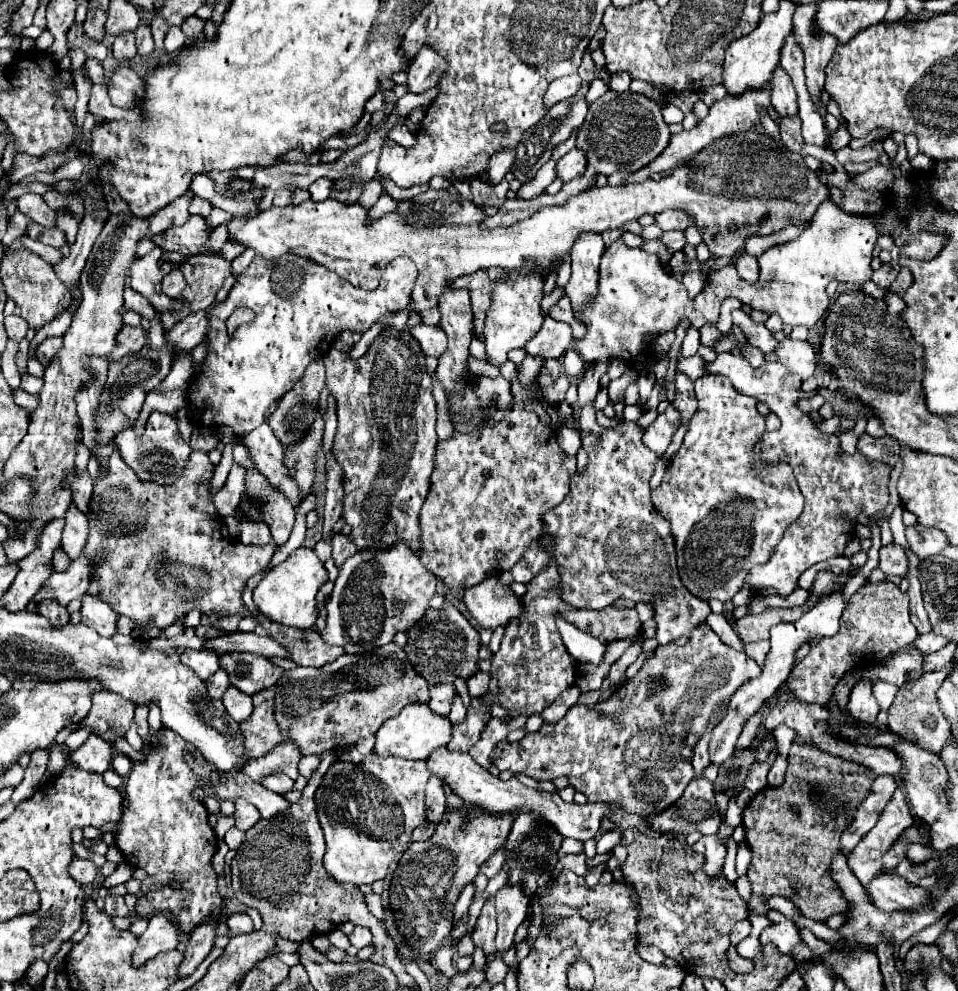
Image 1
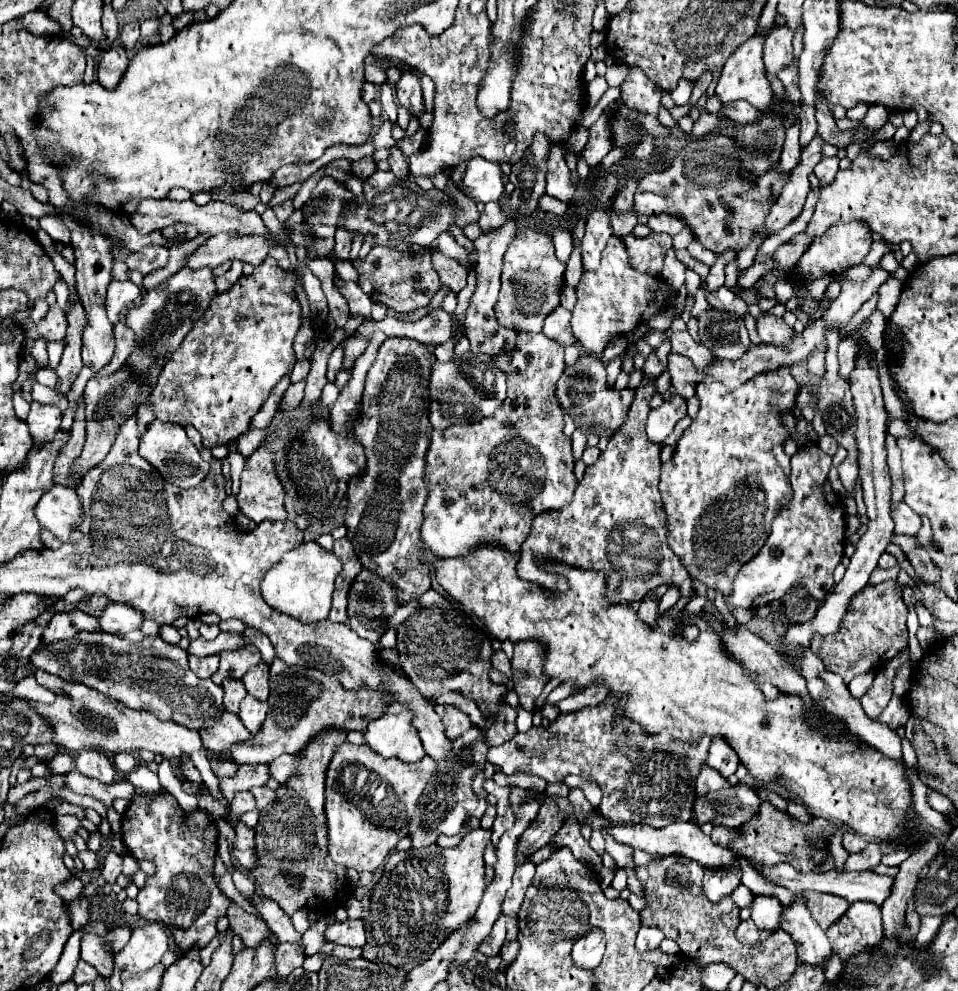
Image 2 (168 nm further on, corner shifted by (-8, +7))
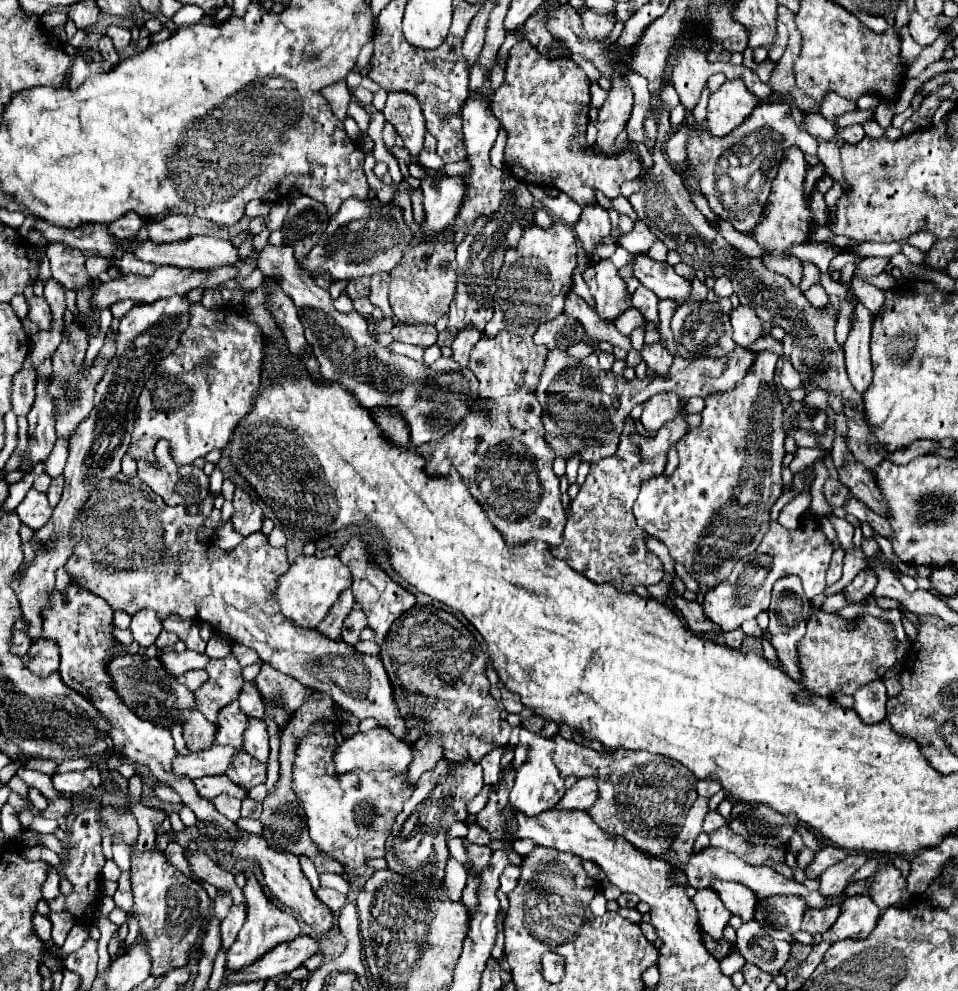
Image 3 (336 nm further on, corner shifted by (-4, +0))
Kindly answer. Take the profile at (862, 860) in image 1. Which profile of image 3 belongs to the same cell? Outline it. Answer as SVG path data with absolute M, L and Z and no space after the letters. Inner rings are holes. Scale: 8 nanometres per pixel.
M850 853L844 861L828 867L822 875L820 875L820 895L838 895L840 891L846 889L848 879L868 861L868 858L860 853Z

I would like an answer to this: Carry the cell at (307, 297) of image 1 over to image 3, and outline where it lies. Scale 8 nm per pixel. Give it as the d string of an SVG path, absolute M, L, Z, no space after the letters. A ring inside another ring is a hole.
M200 303L192 305L190 325L180 337L180 347L158 363L144 385L136 405L132 443L128 447L128 455L134 461L142 459L148 465L156 465L154 447L160 439L166 439L176 463L194 463L194 459L206 457L212 449L224 449L240 419L252 409L260 385L264 335L258 325L244 321L244 317L226 317L224 311L220 325L216 321L218 317L216 311L204 309Z

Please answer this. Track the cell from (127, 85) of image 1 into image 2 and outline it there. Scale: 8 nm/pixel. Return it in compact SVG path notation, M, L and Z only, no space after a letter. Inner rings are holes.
M112 46L106 52L102 52L102 60L98 66L98 82L104 88L116 88L120 84L130 60L126 56L126 50L122 46Z

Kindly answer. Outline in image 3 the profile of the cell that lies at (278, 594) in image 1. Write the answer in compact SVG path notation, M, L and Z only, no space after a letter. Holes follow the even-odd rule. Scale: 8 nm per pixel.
M300 555L296 561L290 565L290 569L278 579L278 589L276 589L276 599L280 603L282 613L296 623L298 627L308 627L314 629L330 611L330 607L336 603L340 593L352 585L350 571L348 567L338 559L338 557L306 557Z

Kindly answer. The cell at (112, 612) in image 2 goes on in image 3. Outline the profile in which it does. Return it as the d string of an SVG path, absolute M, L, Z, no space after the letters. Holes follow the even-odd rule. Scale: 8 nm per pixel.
M138 611L132 617L132 635L134 641L138 641L142 647L150 647L156 637L162 633L162 623L156 619L156 611Z

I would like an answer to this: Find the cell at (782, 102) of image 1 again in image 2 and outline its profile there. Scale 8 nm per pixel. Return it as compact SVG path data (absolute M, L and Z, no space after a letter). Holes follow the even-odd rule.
M776 26L764 42L764 64L766 70L776 76L780 70L792 64L794 48L792 48L792 30L786 26Z

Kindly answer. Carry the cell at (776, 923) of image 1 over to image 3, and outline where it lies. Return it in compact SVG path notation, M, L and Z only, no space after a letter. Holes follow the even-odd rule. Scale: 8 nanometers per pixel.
M712 883L710 889L714 889L720 895L724 907L732 915L738 915L742 921L752 919L758 899L752 891L748 891L748 887L744 887L740 883Z

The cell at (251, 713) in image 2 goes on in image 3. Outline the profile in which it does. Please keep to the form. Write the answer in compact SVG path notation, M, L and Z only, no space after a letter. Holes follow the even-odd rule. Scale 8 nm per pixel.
M250 719L250 727L244 733L244 751L264 765L268 763L268 755L270 755L268 733L266 733L266 725L260 723L258 719Z

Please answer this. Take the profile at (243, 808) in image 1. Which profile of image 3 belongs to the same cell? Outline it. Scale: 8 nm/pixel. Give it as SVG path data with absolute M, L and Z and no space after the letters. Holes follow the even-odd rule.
M218 795L212 799L212 805L216 807L216 811L224 813L234 823L240 819L240 799L234 799L230 795Z

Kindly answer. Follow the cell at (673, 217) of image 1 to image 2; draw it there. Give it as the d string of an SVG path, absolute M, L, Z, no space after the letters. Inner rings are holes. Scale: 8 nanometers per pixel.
M656 214L656 216L650 216L648 220L648 226L652 228L652 232L666 232L666 234L678 234L686 224L684 220L680 220L678 216L672 216L672 214Z

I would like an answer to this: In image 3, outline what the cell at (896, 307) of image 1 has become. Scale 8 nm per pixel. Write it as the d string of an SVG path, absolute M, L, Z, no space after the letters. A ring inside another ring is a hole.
M856 275L852 277L852 293L856 295L856 299L866 307L866 309L870 309L872 313L876 313L876 311L880 311L880 307L882 307L882 303L884 303L884 291L882 289L878 289L878 287L874 287L874 285L868 285L868 283L864 283L864 281L858 281L856 279Z

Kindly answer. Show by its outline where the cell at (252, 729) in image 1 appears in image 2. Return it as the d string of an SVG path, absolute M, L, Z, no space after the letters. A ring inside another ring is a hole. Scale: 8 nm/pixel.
M224 712L220 716L220 720L214 724L214 728L204 728L200 730L202 742L204 746L208 746L210 750L226 750L232 744L242 744L244 740L252 740L252 732L248 732L248 728L242 726L238 716L232 716L228 712Z

